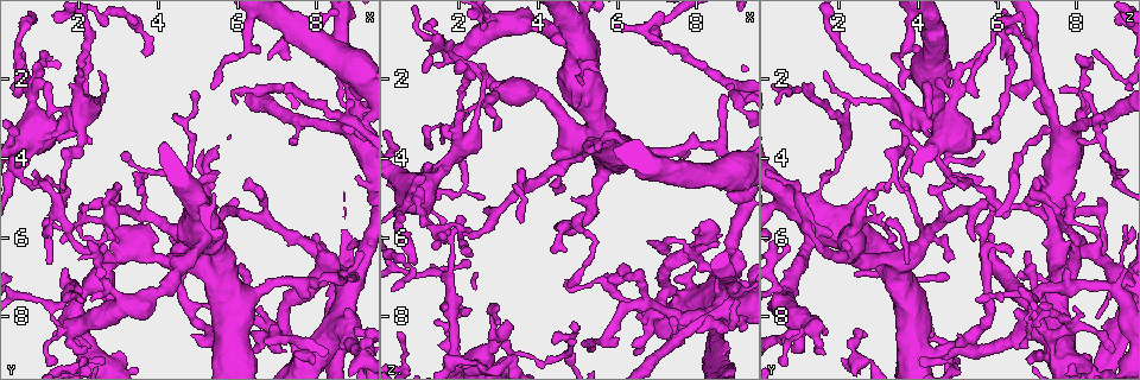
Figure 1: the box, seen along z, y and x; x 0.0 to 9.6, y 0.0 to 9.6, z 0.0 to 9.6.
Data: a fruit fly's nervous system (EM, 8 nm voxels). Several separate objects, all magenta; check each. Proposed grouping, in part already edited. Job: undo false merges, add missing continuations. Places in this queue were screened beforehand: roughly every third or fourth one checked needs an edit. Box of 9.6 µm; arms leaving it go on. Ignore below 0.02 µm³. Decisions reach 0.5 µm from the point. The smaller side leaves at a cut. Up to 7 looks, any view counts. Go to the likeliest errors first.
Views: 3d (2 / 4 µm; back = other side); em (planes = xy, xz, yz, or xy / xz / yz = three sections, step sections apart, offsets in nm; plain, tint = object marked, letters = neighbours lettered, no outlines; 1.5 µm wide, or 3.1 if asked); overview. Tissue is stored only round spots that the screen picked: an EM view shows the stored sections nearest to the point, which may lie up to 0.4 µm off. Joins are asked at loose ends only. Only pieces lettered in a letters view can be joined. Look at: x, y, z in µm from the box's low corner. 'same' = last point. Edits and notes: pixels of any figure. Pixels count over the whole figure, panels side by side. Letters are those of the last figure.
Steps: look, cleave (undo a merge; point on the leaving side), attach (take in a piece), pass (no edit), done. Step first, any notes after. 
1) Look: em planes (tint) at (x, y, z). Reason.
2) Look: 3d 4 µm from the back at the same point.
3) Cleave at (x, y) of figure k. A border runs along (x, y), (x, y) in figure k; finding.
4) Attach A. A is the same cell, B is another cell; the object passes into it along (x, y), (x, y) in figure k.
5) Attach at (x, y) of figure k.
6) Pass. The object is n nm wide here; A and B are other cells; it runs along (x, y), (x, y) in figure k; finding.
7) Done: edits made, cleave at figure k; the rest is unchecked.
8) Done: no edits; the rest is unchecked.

Look: 3d 4 µm at (7.60, 9.05, 7.45). Calibre changes.

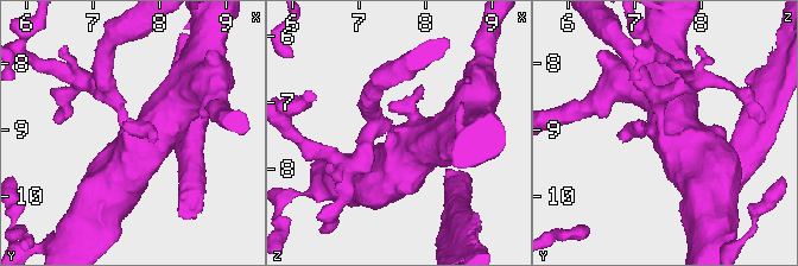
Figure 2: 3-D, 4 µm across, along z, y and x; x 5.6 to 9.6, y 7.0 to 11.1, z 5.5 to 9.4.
Look: em planes (tint) at (7.60, 9.05, 7.45). Now the EM.

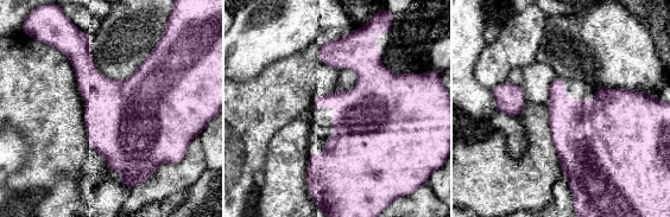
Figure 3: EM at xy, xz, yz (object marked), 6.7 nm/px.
Look: em planes (letters) at the same point. See the neighbours.

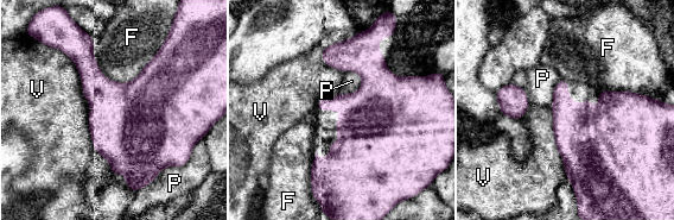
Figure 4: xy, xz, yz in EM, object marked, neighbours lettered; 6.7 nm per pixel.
Pass. F, P and V are other cells; a border runs along (362, 76), (356, 90), (341, 93) in figure 4; one neuron here.

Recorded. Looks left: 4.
Look: em xz step 4 (letters) at (8.05, 5.90, 5.85). Stops while still wide.

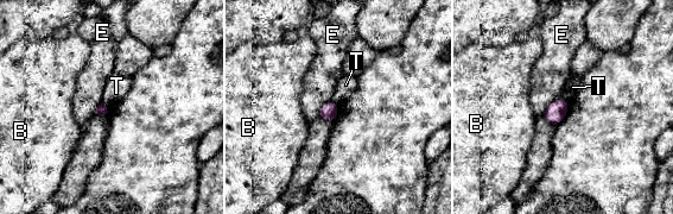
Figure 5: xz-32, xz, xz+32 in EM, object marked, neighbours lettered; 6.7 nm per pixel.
Pass. The longest contact is with E, 190 nm; B, E and T are other cells; a border runs along (101, 104), (108, 111) in figure 5; none of them fits.

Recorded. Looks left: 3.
Look: 3d 2 µm at (6.50, 8.90, 9.00). Branch stops here.

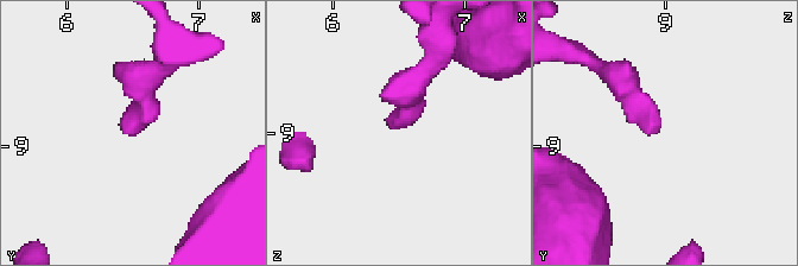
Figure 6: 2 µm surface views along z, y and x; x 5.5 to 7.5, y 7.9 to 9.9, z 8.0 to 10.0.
Look: em 3.1 µm planes (plain) at (6.46, 8.86, 8.96).

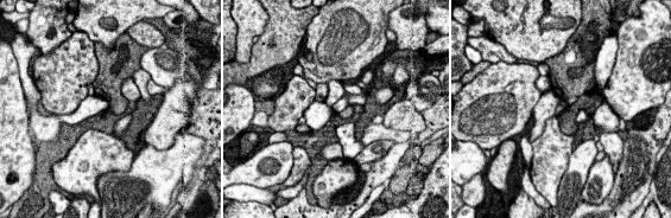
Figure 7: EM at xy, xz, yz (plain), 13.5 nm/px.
Look: em 3.1 µm planes (letters) at the same point.

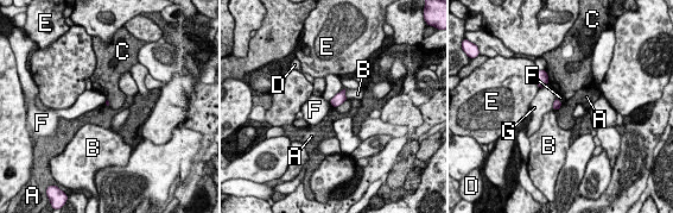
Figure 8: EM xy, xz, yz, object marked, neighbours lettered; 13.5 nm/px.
Pass. A, B, C, D, E, F and G are other cells; a border runs along (563, 104), (556, 111) in figure 8; no lettered piece goes on from it.

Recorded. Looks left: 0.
Done: no edits; the rest is unchecked.

